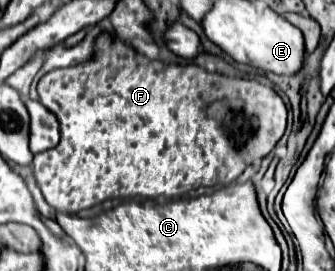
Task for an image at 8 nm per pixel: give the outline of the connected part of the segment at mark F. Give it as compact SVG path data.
M101 36L97 38L97 56L83 64L83 66L71 66L67 70L53 70L49 74L45 74L39 80L37 86L39 92L39 102L51 110L57 120L59 120L59 132L61 132L61 142L59 146L39 152L33 158L33 174L37 180L37 186L41 188L45 200L57 210L57 212L67 212L67 214L77 214L79 210L91 208L95 204L101 204L105 200L111 198L133 198L133 196L143 196L143 198L157 198L157 196L183 196L189 190L195 190L199 186L225 186L235 182L241 172L257 158L265 158L275 144L281 140L283 132L285 132L285 124L287 124L287 108L283 104L283 100L279 98L279 94L257 82L257 80L247 80L247 78L227 78L221 74L209 74L207 70L199 68L199 66L167 66L159 60L149 62L147 58L139 56L133 48L129 48L127 44L113 40L109 36Z

